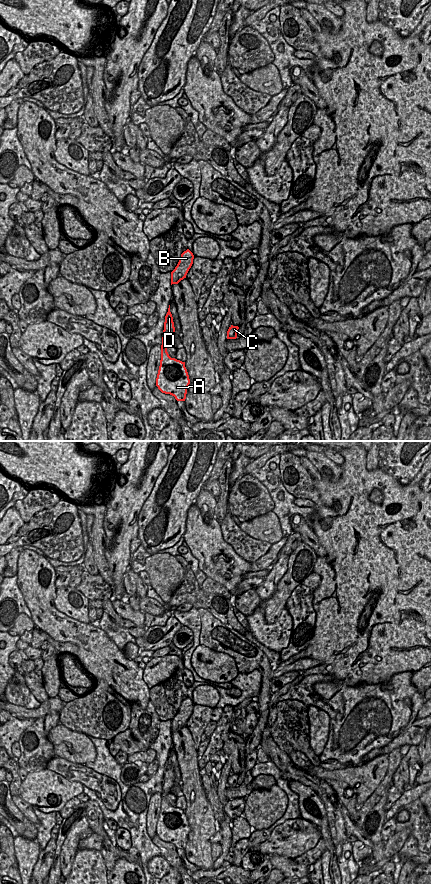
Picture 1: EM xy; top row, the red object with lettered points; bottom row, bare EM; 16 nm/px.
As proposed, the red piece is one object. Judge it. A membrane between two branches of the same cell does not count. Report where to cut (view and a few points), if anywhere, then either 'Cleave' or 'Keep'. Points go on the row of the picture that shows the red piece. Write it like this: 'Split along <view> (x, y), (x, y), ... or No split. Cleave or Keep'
No split. Keep

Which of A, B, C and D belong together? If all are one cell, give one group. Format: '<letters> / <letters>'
A B C D

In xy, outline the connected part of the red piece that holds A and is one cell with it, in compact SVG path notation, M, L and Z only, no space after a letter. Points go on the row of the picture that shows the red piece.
M169 305L164 322L161 360L156 378L156 386L162 393L174 396L177 401L185 401L190 384L185 362L171 358L167 352L167 346L174 336L175 327Z

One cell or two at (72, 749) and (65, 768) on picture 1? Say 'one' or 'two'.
two

